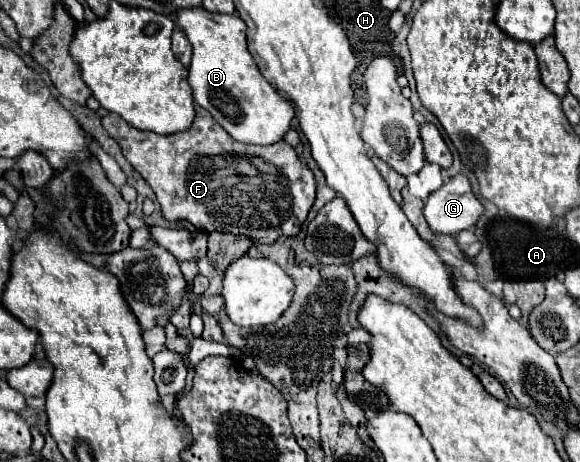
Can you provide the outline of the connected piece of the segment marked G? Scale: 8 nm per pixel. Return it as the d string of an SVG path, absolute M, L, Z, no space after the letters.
M453 176L437 192L433 192L423 208L425 220L435 234L459 234L477 222L483 206L473 196L465 176Z

